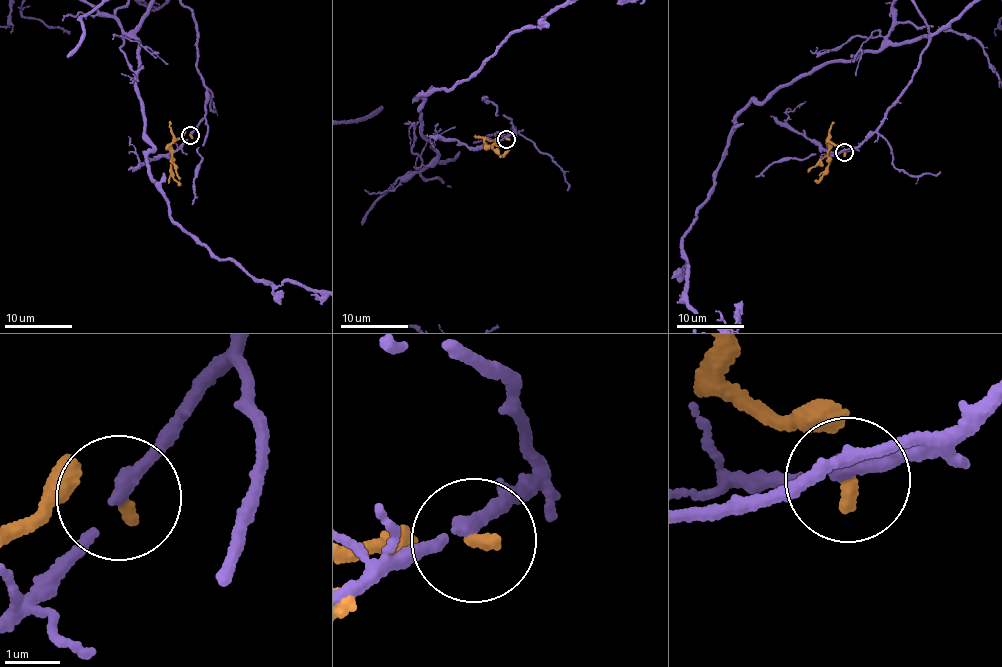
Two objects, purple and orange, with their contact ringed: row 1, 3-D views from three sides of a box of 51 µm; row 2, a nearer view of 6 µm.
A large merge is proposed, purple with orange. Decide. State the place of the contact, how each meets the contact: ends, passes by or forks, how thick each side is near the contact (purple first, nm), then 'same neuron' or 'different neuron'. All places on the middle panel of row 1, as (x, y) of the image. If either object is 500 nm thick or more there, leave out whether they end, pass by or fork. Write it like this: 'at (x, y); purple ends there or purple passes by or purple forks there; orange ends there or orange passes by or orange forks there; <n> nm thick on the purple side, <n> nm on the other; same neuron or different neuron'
at (506, 139); purple passes by; orange ends there; 200 nm thick on the purple side, 190 nm on the other; different neuron

